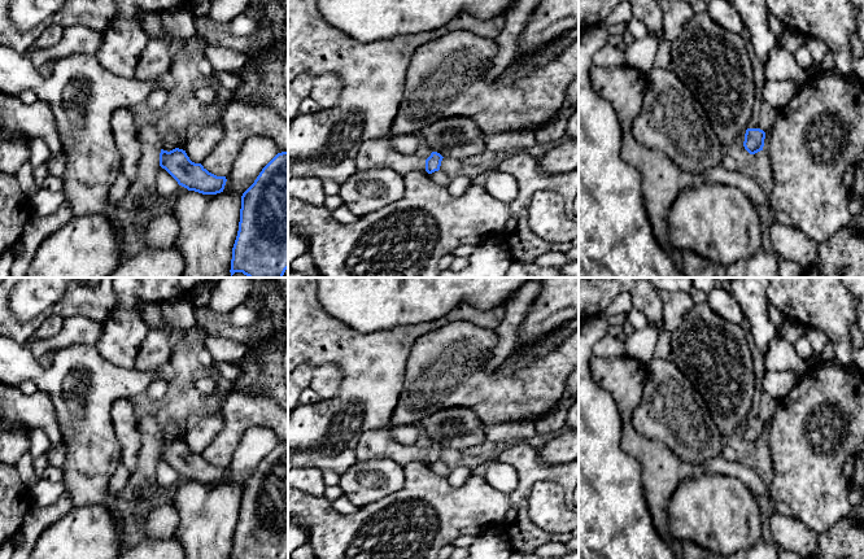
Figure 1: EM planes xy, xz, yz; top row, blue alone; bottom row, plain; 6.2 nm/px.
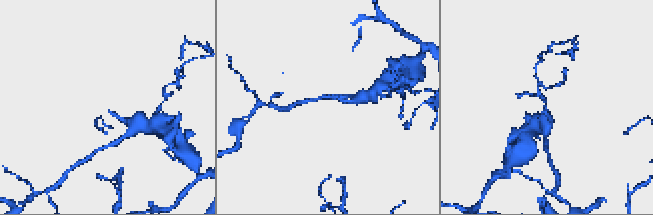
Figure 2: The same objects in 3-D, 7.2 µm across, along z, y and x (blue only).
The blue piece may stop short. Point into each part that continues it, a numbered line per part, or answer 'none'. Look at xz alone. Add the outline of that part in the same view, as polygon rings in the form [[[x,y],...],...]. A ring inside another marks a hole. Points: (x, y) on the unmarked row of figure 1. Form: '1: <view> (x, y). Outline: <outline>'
1: xz (374, 444). Outline: [[[389,428],[367,431],[358,442],[357,460],[390,458],[405,466],[413,460],[426,460],[426,450],[416,445],[401,445]]]

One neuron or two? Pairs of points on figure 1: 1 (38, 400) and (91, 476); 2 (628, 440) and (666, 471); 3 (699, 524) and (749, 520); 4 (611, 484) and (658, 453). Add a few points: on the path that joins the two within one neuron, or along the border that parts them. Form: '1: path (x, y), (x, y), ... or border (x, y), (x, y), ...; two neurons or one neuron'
1: border (52, 401), (62, 440); two neurons
2: path (637, 446), (657, 462); one neuron
3: path (711, 520), (737, 520); one neuron
4: border (620, 441), (620, 448), (640, 466), (645, 494); two neurons

